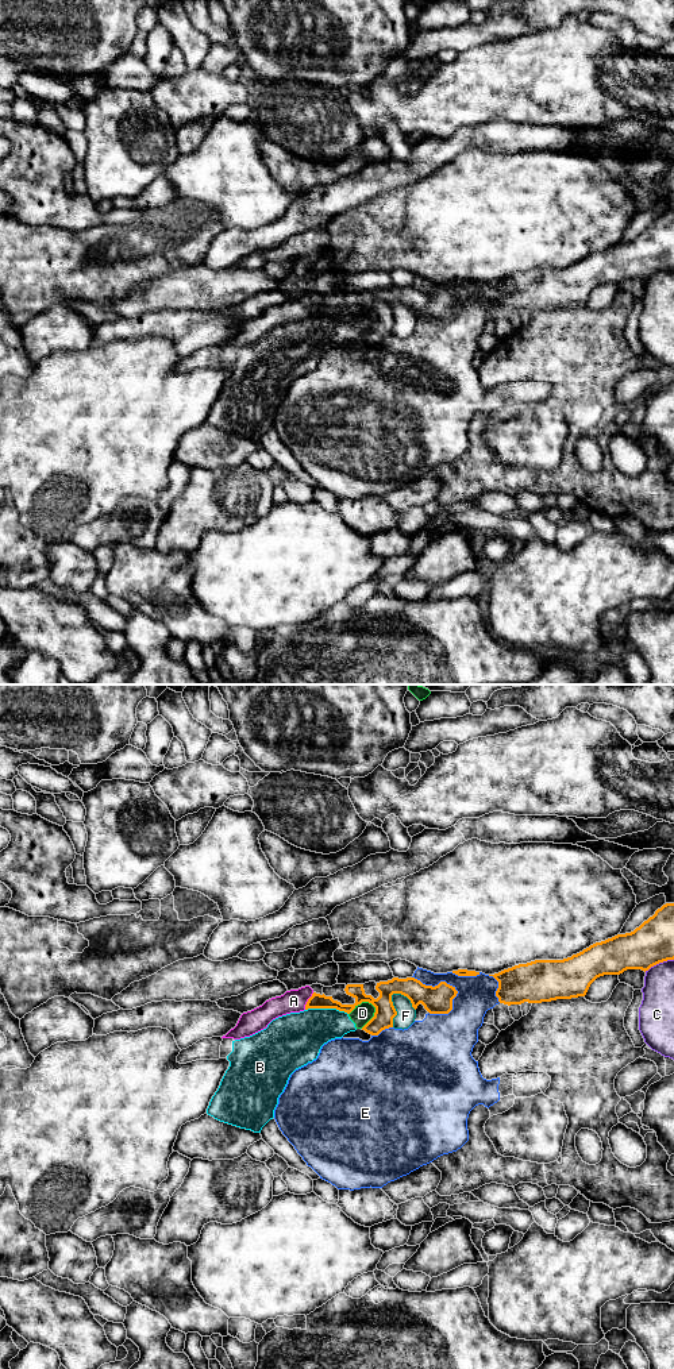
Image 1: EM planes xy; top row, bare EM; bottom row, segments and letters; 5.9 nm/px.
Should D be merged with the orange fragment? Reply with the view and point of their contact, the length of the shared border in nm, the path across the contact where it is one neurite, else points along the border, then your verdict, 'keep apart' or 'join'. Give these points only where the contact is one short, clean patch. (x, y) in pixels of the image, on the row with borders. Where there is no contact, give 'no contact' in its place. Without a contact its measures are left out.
contact xy (374, 1014); length 170 nm; border xy (368, 1001), (374, 1007), (374, 1014), (361, 1028); keep apart

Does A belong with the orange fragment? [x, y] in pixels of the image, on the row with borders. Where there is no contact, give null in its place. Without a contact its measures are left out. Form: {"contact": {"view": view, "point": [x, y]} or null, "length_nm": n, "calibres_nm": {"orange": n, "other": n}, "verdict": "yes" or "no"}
{"contact": {"view": "xy", "point": [308, 1001]}, "length_nm": 120, "calibres_nm": {"orange": 90, "other": 140}, "verdict": "yes"}

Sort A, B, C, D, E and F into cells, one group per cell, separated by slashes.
A / B D / C / E / F

